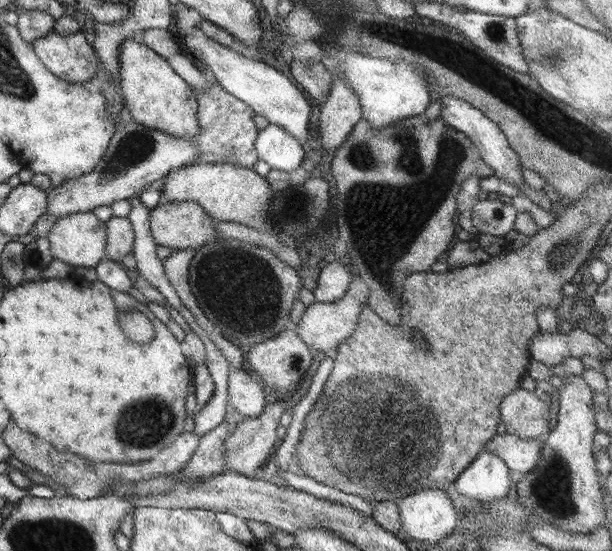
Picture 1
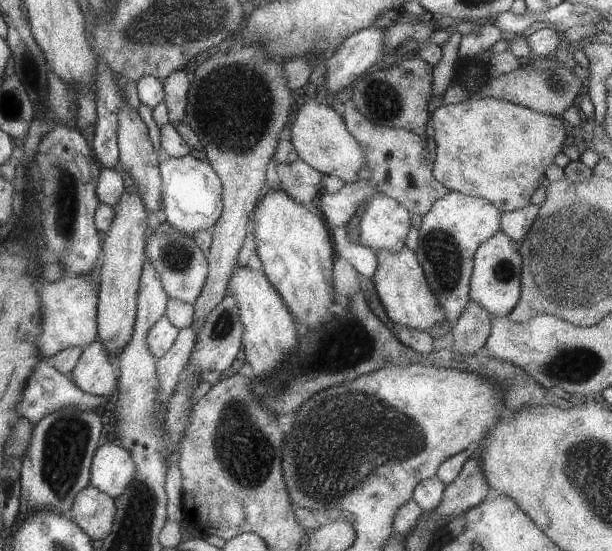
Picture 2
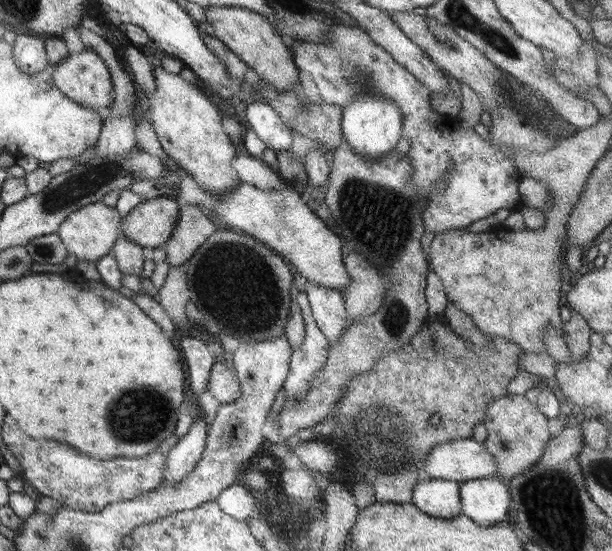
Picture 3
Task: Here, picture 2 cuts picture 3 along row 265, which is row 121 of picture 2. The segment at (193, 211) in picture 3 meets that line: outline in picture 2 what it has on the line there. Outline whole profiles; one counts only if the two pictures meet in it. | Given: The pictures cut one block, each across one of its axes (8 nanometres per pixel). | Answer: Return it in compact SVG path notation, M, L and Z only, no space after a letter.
M183 69L174 70L163 80L163 104L167 108L167 122L179 124L183 121L186 108L186 94L190 85L190 75Z

